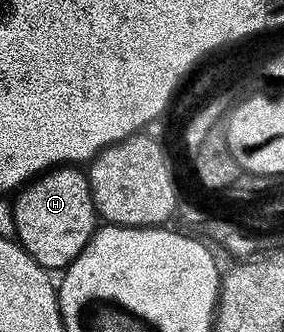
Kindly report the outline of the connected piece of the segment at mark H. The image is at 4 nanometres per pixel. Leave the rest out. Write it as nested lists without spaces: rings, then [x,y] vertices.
[[[54,169],[38,178],[28,189],[22,190],[20,195],[23,202],[29,203],[29,207],[19,211],[20,218],[24,220],[23,231],[29,234],[20,236],[21,246],[46,269],[68,267],[85,248],[95,230],[93,194],[89,191],[86,172],[81,169]]]

